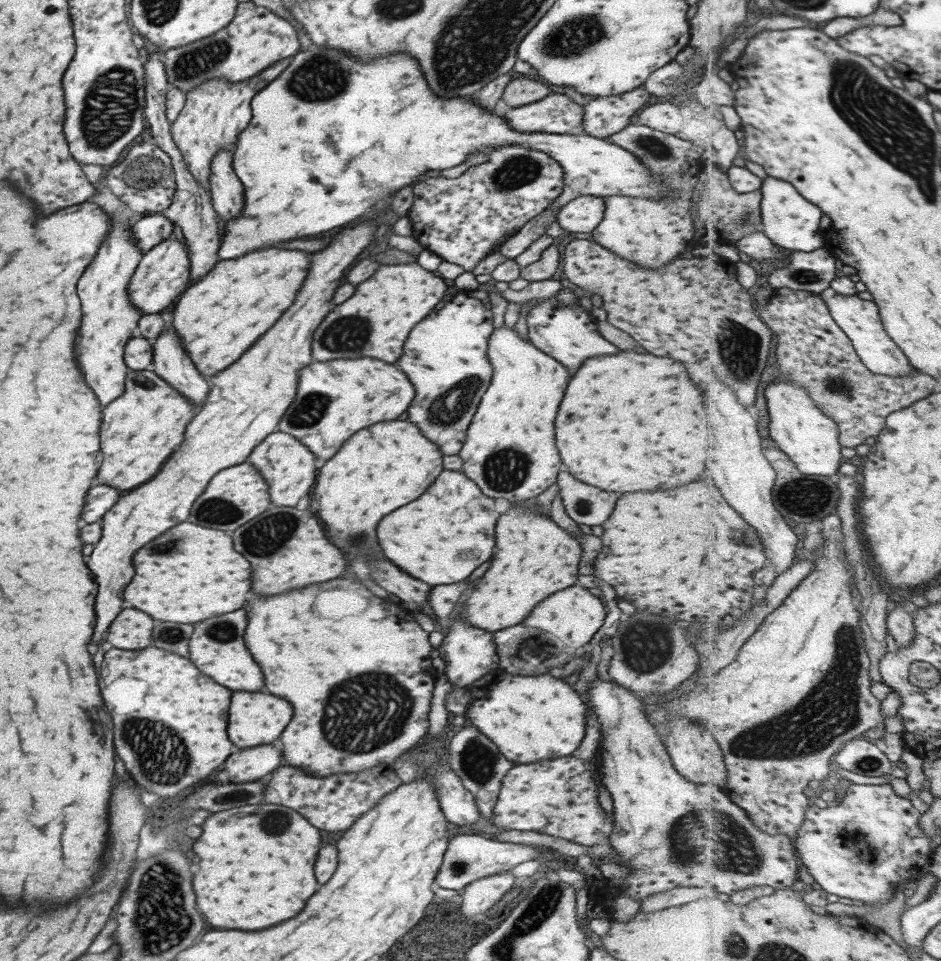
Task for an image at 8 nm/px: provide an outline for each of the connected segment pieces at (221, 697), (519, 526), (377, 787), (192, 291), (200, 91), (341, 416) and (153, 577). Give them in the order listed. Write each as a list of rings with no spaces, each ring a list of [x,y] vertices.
[[[159,648],[145,650],[107,650],[99,666],[99,692],[111,714],[113,722],[113,746],[115,754],[123,762],[129,776],[143,786],[143,790],[161,798],[177,796],[183,788],[205,780],[213,770],[233,752],[233,744],[227,740],[227,708],[231,692],[211,678],[201,674],[187,658],[169,654]]]
[[[533,499],[511,502],[509,510],[499,516],[495,546],[497,552],[489,570],[479,578],[467,602],[454,606],[455,613],[461,614],[469,626],[491,633],[515,626],[537,602],[575,583],[581,556],[579,542],[543,513]]]
[[[280,764],[277,770],[273,770],[273,776],[265,782],[261,802],[263,804],[273,802],[291,808],[301,816],[305,814],[305,820],[319,830],[341,832],[347,830],[355,819],[369,811],[381,796],[393,791],[400,784],[393,768],[383,764],[359,772],[331,774],[323,778],[309,774],[303,776],[299,770]]]
[[[267,248],[259,252],[249,252],[241,258],[219,261],[203,277],[190,282],[171,312],[171,326],[181,338],[181,348],[185,350],[185,354],[189,354],[189,360],[193,362],[195,370],[201,376],[205,374],[209,377],[227,368],[229,364],[232,365],[293,302],[295,292],[305,278],[307,264],[307,254],[299,250]]]
[[[283,58],[274,62],[269,68],[261,70],[259,74],[241,82],[225,82],[221,78],[211,78],[201,82],[185,93],[183,108],[175,120],[170,123],[173,144],[178,147],[185,168],[195,178],[195,182],[205,189],[209,188],[209,162],[219,150],[232,151],[237,140],[237,134],[249,124],[250,102],[253,95],[277,78],[290,58]]]
[[[373,358],[311,361],[297,374],[296,394],[278,422],[278,430],[297,438],[319,460],[326,461],[357,430],[375,422],[397,420],[413,398],[413,386],[391,364]]]
[[[181,522],[165,530],[165,534],[153,542],[141,546],[141,550],[133,554],[133,568],[135,576],[123,590],[123,600],[129,602],[129,606],[135,610],[141,610],[145,614],[151,612],[151,618],[161,622],[195,624],[205,618],[233,612],[243,606],[245,594],[249,592],[249,562],[231,548],[231,536],[221,530],[193,526],[189,522]]]

